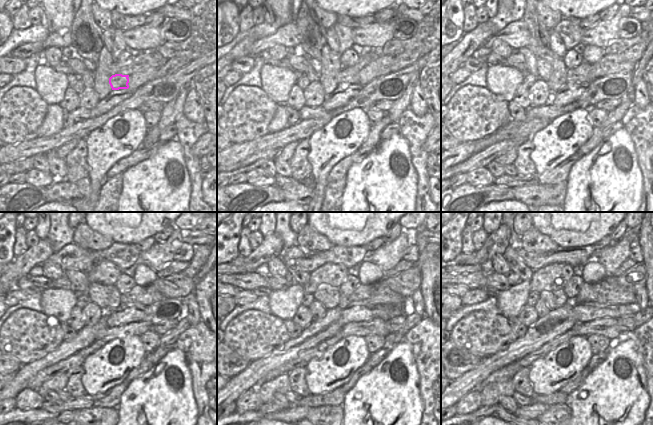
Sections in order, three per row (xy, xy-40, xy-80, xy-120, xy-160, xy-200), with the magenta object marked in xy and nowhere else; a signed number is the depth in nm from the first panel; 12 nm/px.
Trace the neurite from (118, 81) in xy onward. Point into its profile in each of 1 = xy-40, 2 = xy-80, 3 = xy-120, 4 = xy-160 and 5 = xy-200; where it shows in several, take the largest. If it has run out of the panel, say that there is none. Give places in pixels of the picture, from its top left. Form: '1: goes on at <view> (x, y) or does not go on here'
1: goes on at xy-40 (348, 75)
2: goes on at xy-80 (582, 73)
3: goes on at xy-120 (147, 295)
4: goes on at xy-160 (379, 293)
5: goes on at xy-200 (609, 290)

